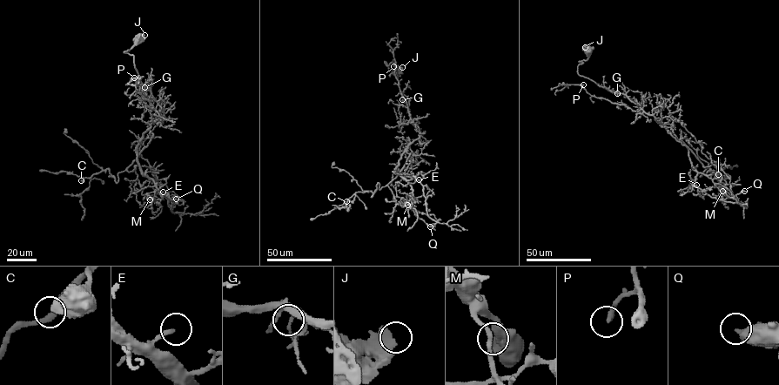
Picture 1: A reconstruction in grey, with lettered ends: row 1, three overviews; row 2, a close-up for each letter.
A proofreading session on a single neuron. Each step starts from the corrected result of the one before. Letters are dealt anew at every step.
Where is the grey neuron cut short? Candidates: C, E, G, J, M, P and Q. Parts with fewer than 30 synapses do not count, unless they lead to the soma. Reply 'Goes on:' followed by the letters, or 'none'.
Goes on: none

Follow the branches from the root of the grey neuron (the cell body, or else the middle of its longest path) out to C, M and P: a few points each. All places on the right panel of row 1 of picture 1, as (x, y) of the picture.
C: (588, 50), (579, 75), (653, 115), (707, 168), (700, 176), (708, 165), (718, 174)
M: (588, 50), (577, 73), (625, 94), (653, 115), (688, 148), (692, 168), (722, 191)
P: (588, 50), (577, 73), (625, 94), (643, 111), (591, 96), (583, 84)

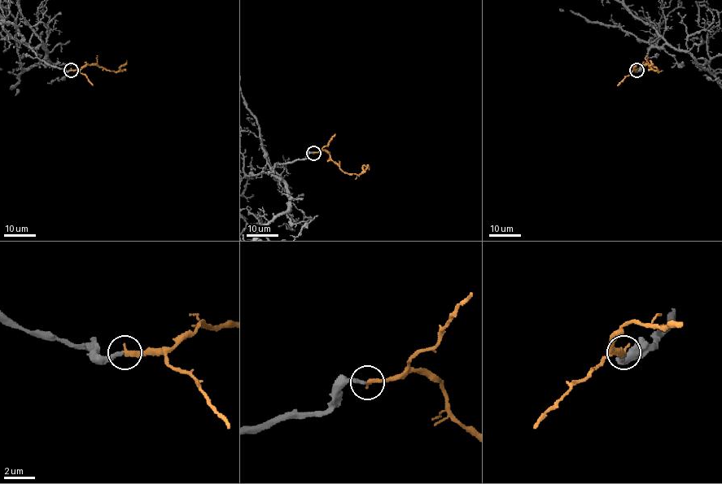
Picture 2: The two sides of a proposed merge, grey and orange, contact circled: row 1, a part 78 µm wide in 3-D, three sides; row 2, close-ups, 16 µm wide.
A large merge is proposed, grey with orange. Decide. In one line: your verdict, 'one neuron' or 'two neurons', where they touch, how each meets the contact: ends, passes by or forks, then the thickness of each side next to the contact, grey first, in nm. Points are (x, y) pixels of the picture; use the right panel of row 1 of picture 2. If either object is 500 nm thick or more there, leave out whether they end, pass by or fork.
one neuron; place (636, 70); grey ends; orange ends; calibres 260 and 320 nm

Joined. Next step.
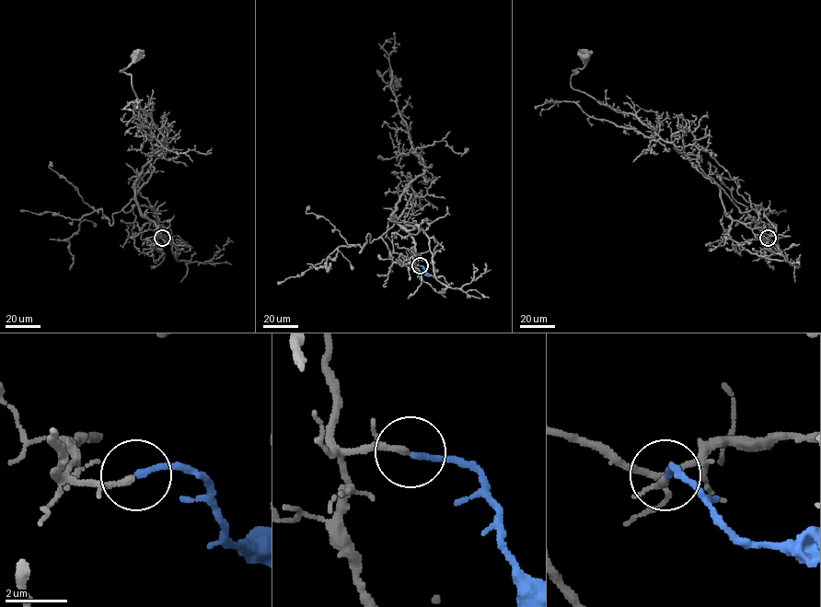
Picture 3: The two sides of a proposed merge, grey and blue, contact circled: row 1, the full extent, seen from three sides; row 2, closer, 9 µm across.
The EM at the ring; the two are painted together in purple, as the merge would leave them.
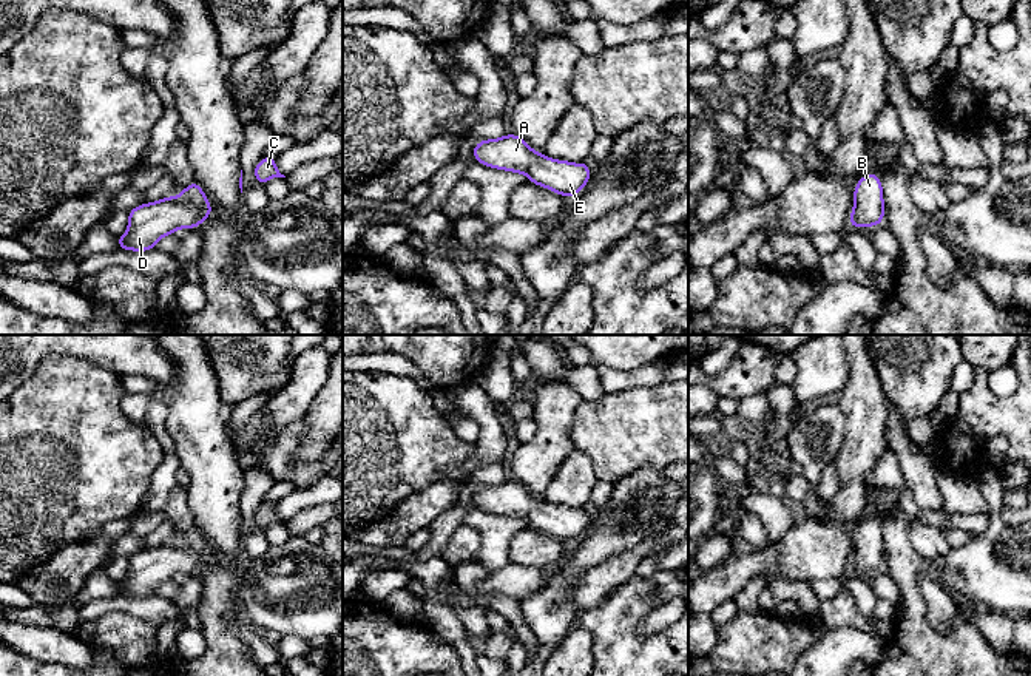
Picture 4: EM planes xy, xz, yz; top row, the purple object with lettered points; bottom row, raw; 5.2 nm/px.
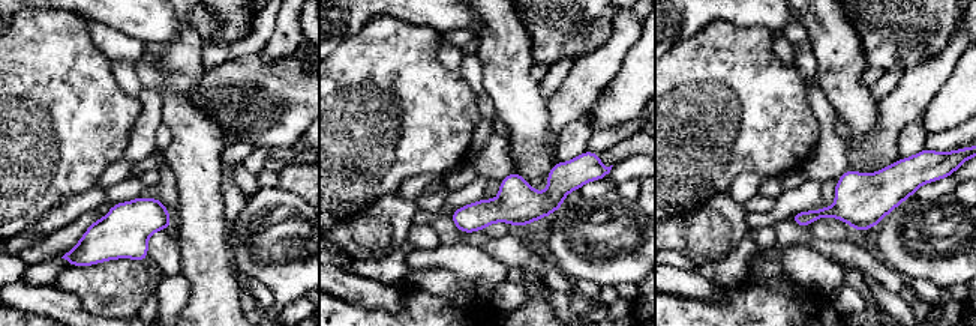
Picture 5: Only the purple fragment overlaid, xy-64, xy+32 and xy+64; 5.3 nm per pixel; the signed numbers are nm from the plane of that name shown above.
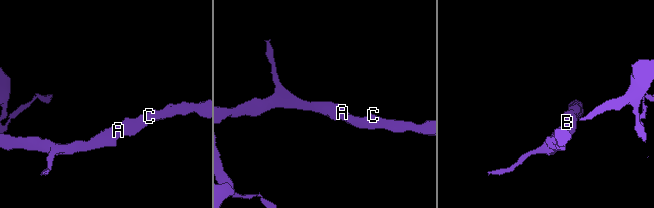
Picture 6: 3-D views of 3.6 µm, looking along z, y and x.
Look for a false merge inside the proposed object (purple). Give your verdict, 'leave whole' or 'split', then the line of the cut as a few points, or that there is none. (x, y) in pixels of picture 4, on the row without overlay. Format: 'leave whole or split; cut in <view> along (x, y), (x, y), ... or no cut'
leave whole; no cut

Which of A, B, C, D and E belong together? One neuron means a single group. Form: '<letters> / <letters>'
A B C D E

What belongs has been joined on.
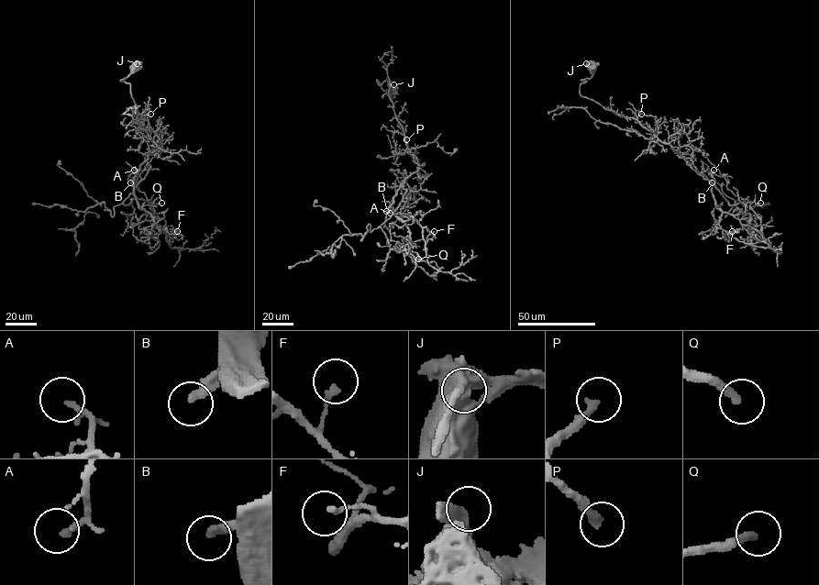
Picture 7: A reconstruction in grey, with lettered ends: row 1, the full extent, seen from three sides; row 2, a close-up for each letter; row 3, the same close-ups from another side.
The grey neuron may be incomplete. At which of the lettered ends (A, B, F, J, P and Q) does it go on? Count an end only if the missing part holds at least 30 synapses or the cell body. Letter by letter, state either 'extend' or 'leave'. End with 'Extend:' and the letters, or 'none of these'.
A: leave
B: extend
F: leave
J: leave
P: extend
Q: extend
Extend: B, P, Q

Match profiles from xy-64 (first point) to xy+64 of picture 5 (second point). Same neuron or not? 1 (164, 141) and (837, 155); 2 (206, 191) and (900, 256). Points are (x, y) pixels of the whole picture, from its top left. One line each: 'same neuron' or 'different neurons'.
1: different neurons
2: different neurons

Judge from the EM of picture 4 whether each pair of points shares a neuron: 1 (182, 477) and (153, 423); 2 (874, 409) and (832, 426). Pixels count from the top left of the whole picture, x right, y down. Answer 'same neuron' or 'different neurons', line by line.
1: different neurons
2: different neurons

